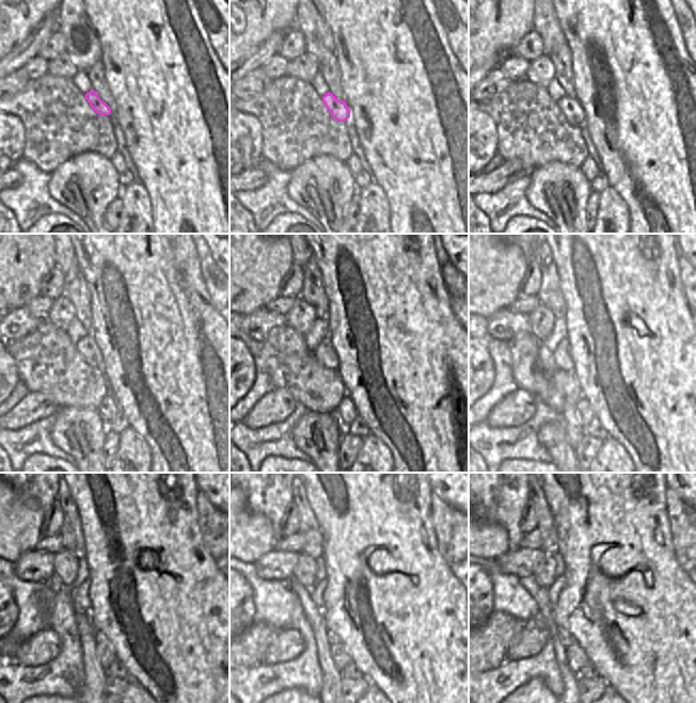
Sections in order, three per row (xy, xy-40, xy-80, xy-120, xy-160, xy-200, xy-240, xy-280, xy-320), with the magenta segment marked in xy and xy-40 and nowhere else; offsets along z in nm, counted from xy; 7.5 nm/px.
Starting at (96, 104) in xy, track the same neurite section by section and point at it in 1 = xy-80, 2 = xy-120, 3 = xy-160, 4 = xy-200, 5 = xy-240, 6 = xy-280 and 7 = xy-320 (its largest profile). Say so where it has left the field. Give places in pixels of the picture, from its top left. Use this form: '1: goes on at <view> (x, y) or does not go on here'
1: goes on at xy-80 (571, 109)
2: goes on at xy-120 (86, 347)
3: goes on at xy-160 (325, 353)
4: goes on at xy-200 (562, 358)
5: goes on at xy-240 (80, 598)
6: goes on at xy-280 (316, 592)
7: goes on at xy-320 (555, 589)

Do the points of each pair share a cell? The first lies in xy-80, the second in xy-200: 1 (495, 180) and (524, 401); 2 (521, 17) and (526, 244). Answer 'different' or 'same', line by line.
1: same
2: different

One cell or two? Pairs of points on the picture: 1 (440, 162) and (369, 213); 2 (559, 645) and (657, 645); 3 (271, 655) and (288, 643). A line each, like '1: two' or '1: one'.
1: two
2: two
3: one

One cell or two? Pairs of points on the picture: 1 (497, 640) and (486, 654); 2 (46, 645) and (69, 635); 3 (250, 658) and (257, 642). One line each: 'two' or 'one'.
1: one
2: two
3: one

